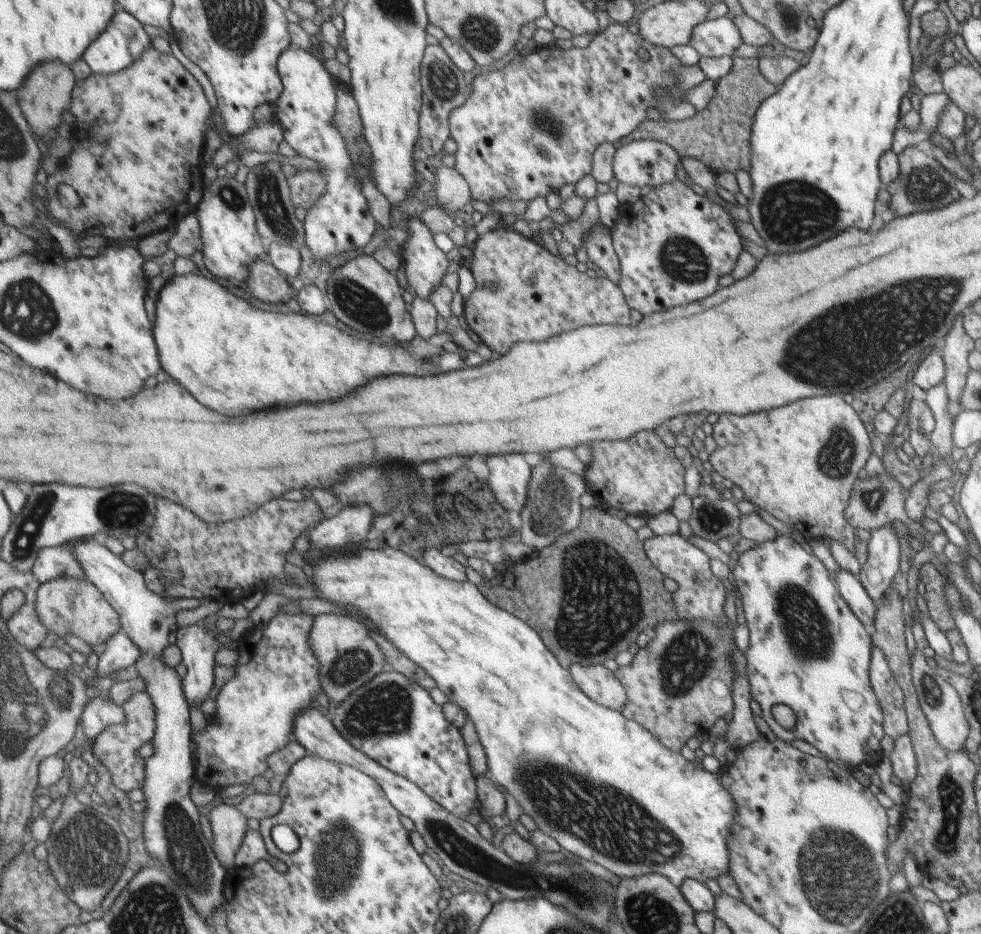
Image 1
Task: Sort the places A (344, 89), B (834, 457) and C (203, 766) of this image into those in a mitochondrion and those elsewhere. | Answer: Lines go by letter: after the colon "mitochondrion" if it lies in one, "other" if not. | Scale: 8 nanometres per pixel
A: other
B: mitochondrion
C: other

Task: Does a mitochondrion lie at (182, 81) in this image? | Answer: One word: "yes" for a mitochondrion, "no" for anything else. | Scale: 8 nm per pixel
no

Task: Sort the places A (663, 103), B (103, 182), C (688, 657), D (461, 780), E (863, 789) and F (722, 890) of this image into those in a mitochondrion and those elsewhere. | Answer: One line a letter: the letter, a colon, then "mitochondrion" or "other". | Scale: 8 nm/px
A: mitochondrion
B: other
C: mitochondrion
D: other
E: other
F: other

